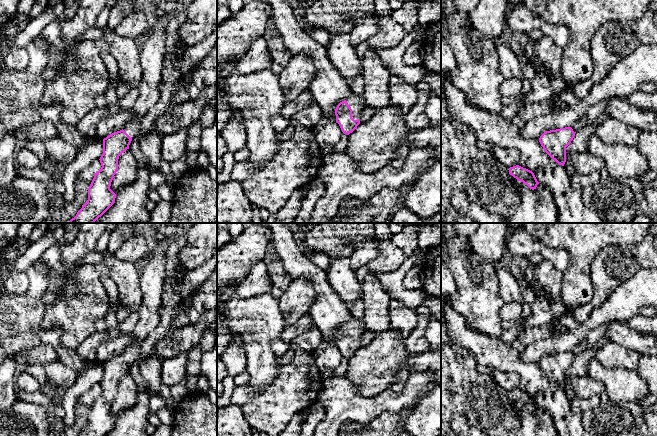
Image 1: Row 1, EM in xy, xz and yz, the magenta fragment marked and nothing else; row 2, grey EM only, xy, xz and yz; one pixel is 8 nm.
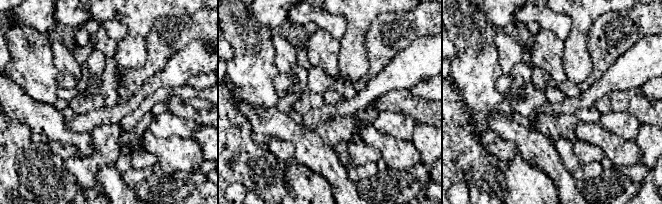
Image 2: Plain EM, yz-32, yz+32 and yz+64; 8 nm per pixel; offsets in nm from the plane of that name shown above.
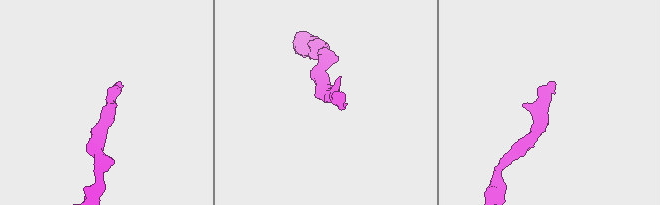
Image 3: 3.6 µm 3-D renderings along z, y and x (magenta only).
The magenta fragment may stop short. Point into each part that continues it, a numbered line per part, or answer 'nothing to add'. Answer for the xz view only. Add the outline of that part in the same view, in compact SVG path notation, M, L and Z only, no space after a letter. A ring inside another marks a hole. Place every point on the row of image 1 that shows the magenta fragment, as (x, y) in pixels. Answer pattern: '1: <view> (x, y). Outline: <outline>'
1: xz (356, 102). Outline: M351 94L347 99L347 104L352 109L352 118L354 120L360 120L361 113L363 108L365 107L365 102L363 96Z

